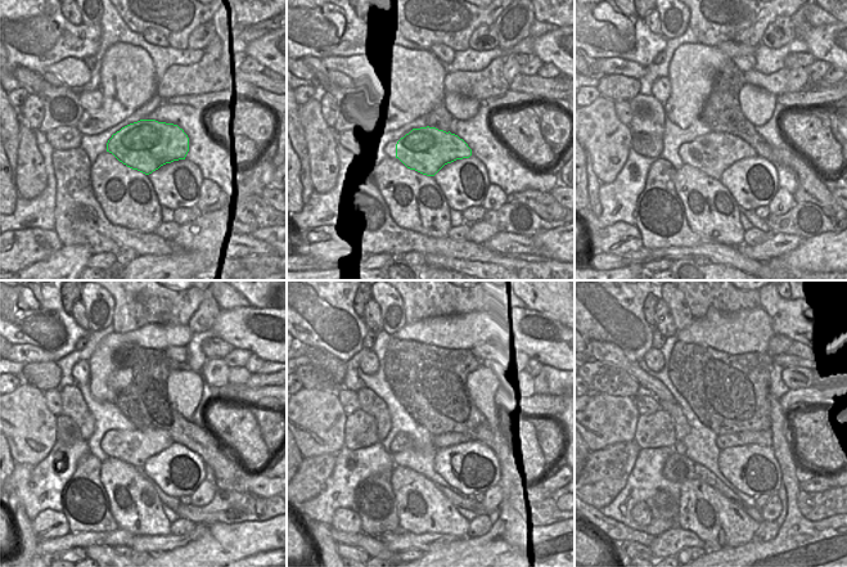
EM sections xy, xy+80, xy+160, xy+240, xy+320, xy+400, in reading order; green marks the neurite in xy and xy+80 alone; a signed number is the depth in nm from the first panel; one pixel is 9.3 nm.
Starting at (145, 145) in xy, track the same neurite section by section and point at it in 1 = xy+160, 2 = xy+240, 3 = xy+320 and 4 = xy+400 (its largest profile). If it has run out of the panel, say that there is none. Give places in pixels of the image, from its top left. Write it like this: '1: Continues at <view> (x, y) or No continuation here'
1: Continues at xy+160 (712, 153)
2: Continues at xy+240 (135, 446)
3: Continues at xy+320 (402, 441)
4: Continues at xy+400 (679, 448)

